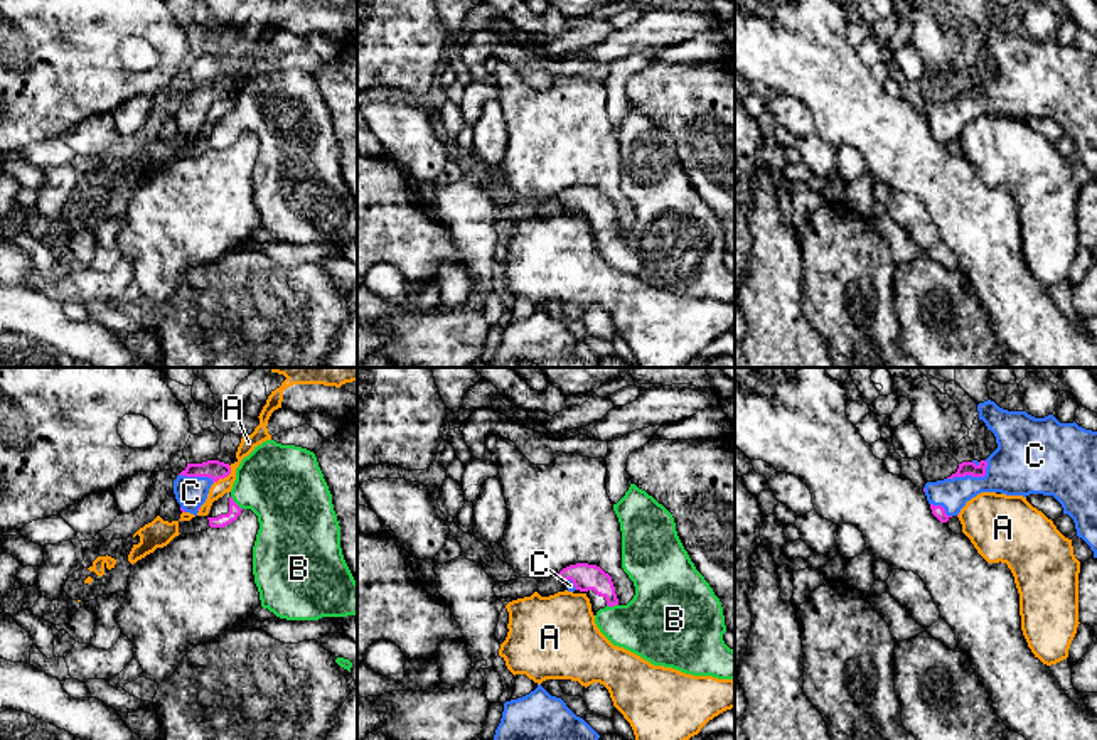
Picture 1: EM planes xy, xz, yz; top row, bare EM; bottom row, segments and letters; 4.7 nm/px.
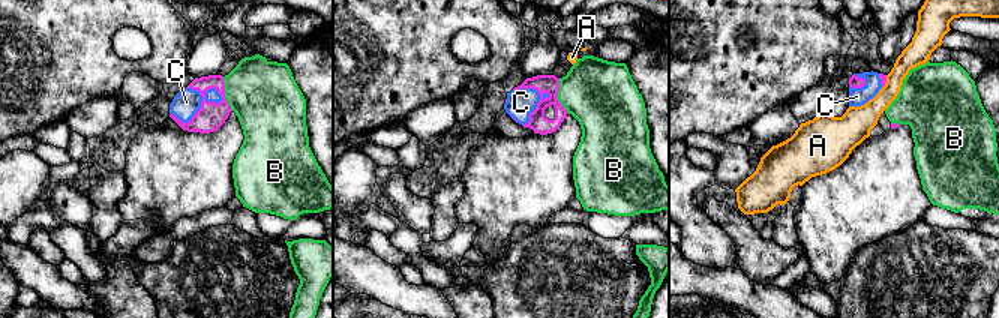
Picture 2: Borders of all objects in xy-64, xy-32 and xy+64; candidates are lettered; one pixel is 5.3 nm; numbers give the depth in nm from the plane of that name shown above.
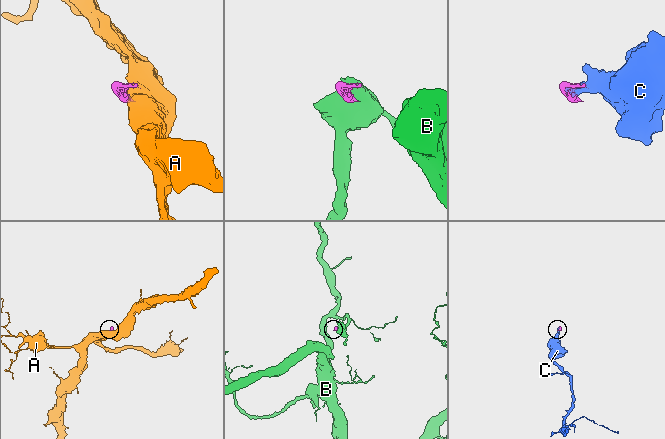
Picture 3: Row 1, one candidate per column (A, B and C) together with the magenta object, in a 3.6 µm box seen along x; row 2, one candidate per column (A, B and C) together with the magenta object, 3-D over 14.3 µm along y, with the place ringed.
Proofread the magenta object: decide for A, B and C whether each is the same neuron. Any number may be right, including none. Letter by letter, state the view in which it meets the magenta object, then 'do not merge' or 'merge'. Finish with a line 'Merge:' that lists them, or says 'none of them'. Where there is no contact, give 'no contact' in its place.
A: contact in xy; do not merge
B: contact in xy; merge
C: contact in yz; merge
Merge: B, C

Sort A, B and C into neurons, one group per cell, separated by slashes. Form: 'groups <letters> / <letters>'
groups A / B C

